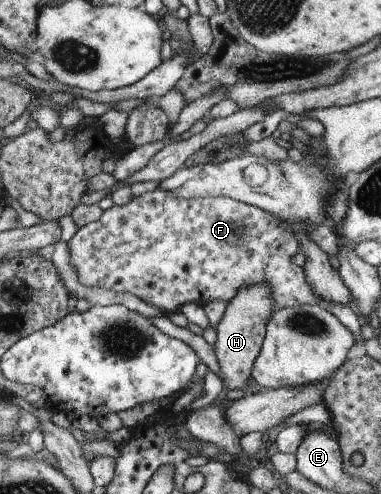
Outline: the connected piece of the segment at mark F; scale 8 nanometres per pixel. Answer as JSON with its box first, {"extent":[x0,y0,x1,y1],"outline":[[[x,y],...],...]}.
{"extent":[67,187,321,315],"outline":[[[157,187],[154,190],[142,193],[139,196],[133,197],[129,204],[121,206],[112,205],[104,210],[95,222],[89,222],[85,226],[78,228],[71,238],[67,241],[69,248],[69,264],[73,266],[75,274],[77,274],[77,282],[83,284],[85,288],[103,288],[103,290],[112,290],[113,292],[123,292],[123,294],[133,294],[137,298],[141,298],[143,302],[147,302],[149,306],[157,308],[163,315],[173,314],[180,310],[183,304],[187,302],[195,302],[203,307],[211,300],[223,300],[229,302],[239,288],[247,288],[253,284],[269,284],[271,286],[271,300],[273,300],[274,310],[279,308],[291,308],[293,306],[301,306],[301,304],[317,304],[321,305],[321,298],[317,294],[313,294],[313,290],[307,286],[305,276],[303,276],[302,267],[292,264],[291,258],[295,256],[298,250],[298,237],[291,234],[289,230],[285,230],[285,226],[279,222],[276,216],[270,215],[268,212],[260,208],[248,205],[241,201],[233,200],[229,197],[197,197],[197,198],[177,198],[167,190],[159,190]]]}

